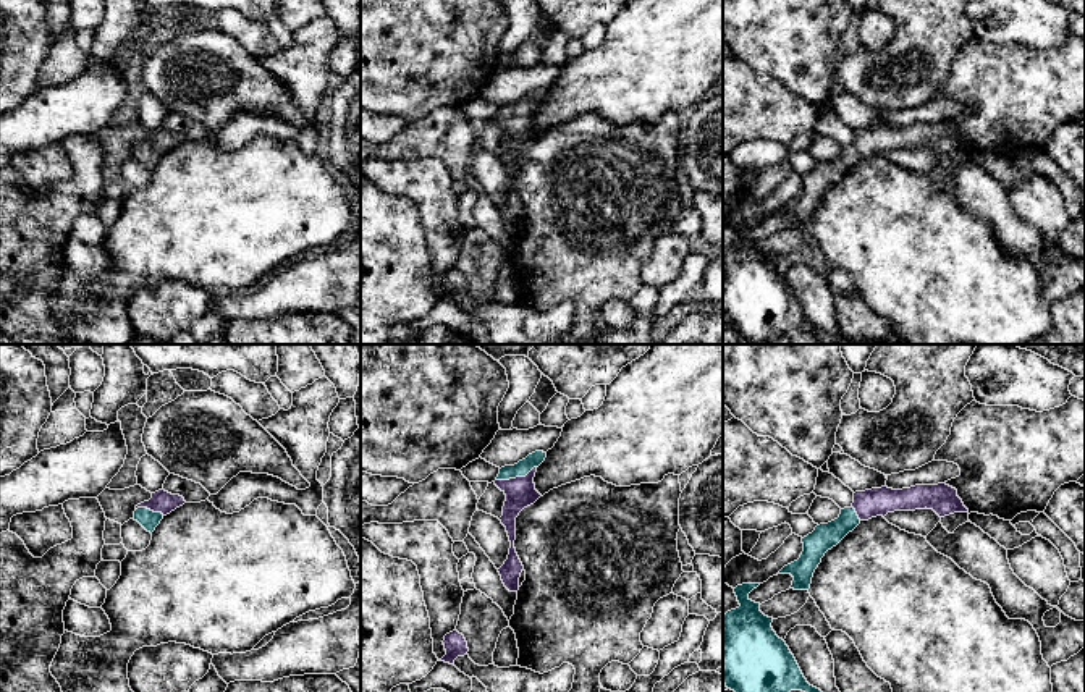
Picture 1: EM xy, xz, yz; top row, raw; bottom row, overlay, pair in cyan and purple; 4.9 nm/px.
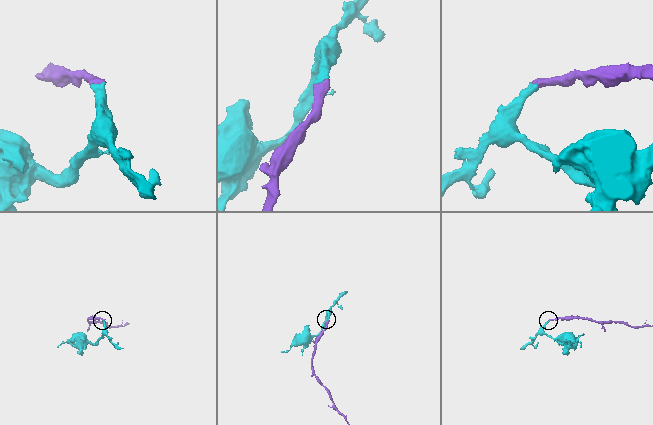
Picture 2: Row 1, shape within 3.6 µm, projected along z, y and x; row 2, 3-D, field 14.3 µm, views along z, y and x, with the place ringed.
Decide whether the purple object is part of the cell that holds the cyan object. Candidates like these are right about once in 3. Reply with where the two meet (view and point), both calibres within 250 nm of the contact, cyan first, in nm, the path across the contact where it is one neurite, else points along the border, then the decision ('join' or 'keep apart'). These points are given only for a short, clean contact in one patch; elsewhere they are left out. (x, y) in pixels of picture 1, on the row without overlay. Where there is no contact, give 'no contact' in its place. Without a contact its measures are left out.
meets cyan in xz at (516, 113); 80 nm thick on the cyan side, 150 nm on the other; runs through xz (523, 105), (516, 113), (519, 130); join

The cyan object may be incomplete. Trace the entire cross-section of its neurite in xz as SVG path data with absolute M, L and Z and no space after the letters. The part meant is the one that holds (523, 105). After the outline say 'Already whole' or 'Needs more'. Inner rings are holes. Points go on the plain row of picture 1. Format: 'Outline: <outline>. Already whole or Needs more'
Outline: M535 89L514 103L501 105L495 118L495 123L506 133L503 154L500 155L500 158L506 165L511 186L509 186L508 197L498 207L498 210L501 213L505 225L509 230L519 228L519 215L524 207L514 186L516 155L524 146L534 142L542 134L535 128L534 115L535 115L537 105L545 99L545 95L547 95L547 91Z. Needs more

